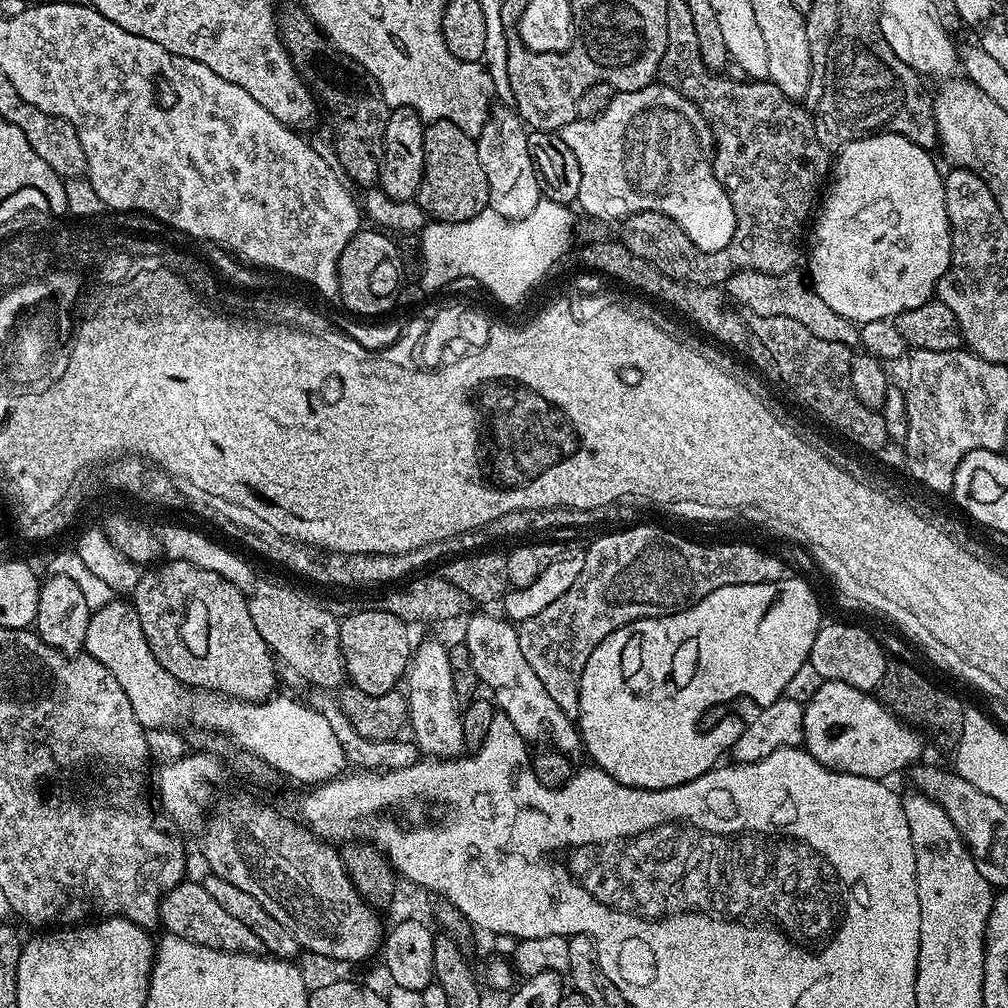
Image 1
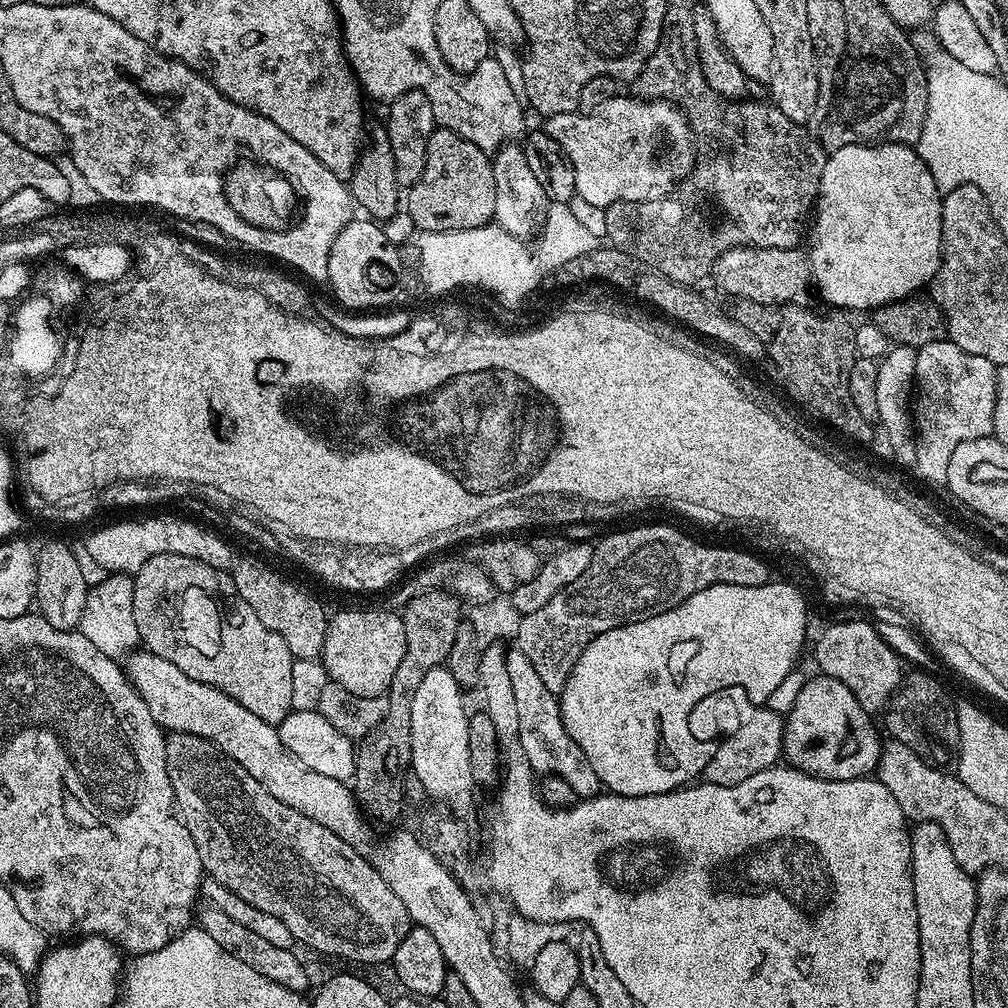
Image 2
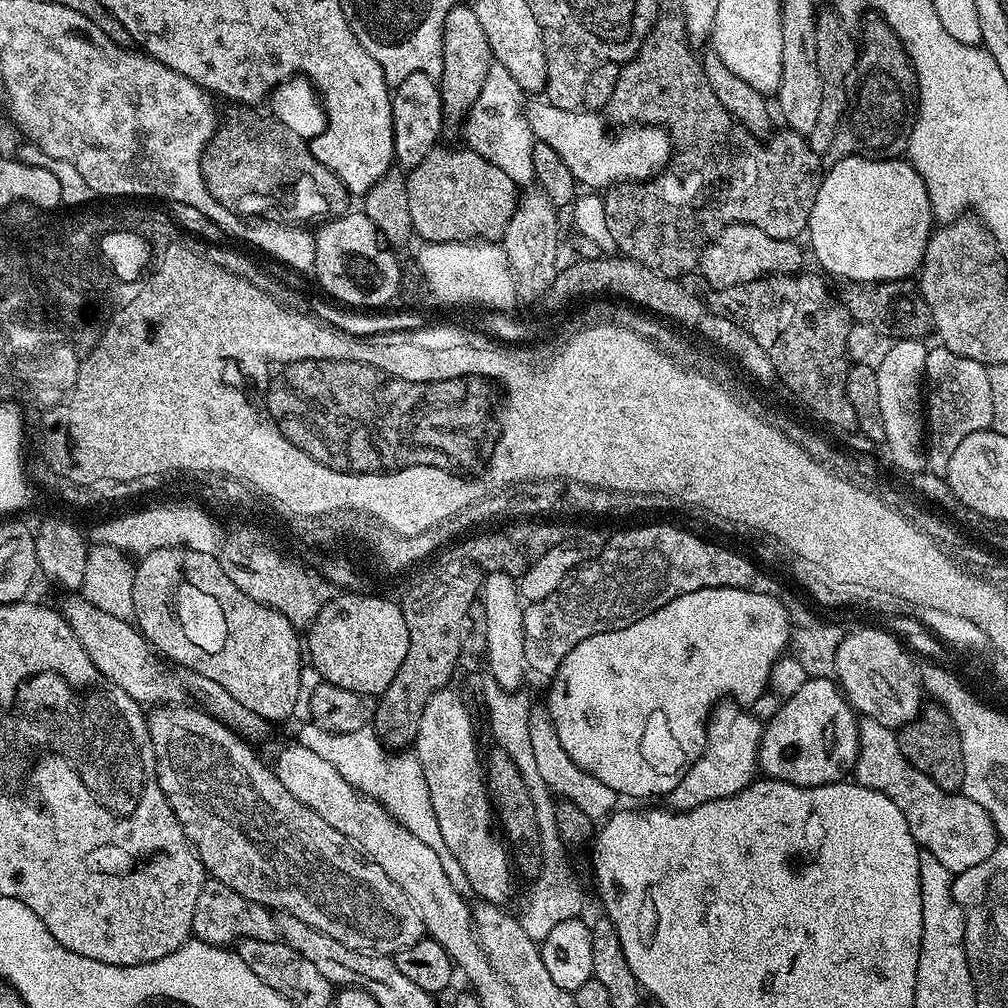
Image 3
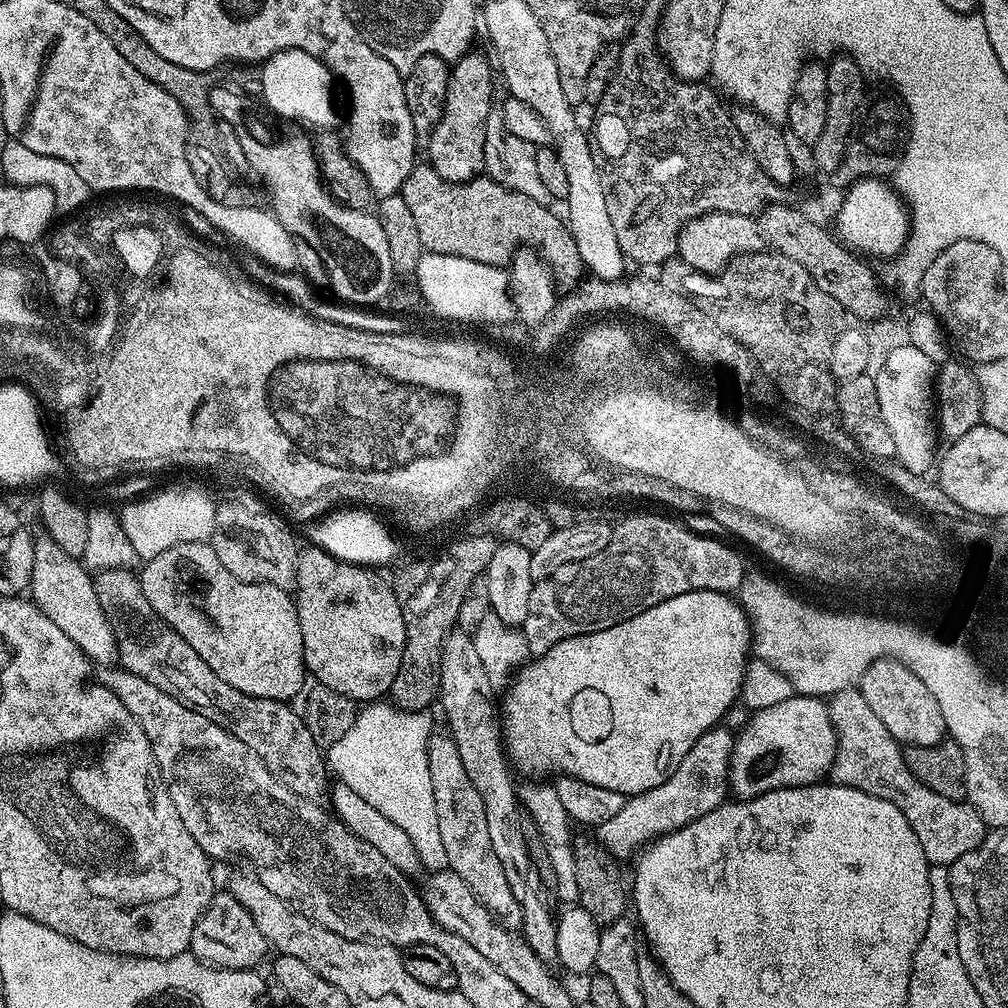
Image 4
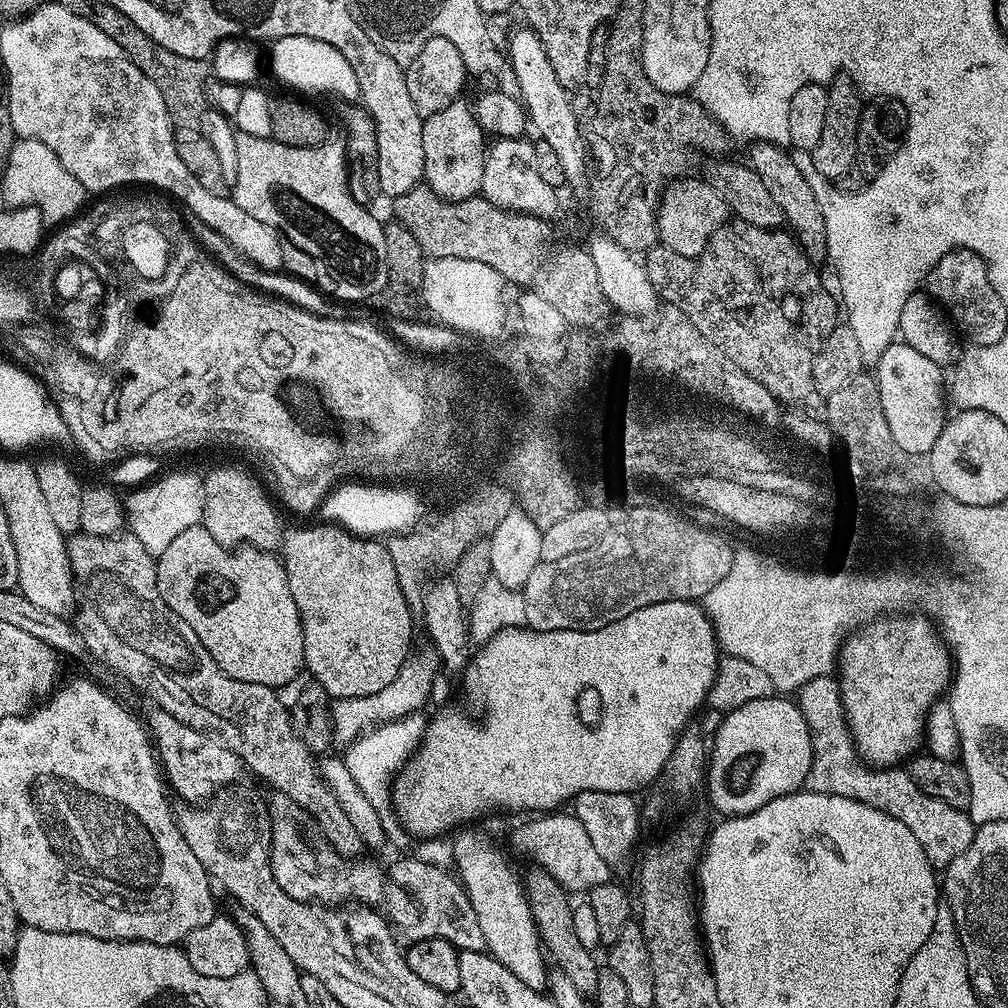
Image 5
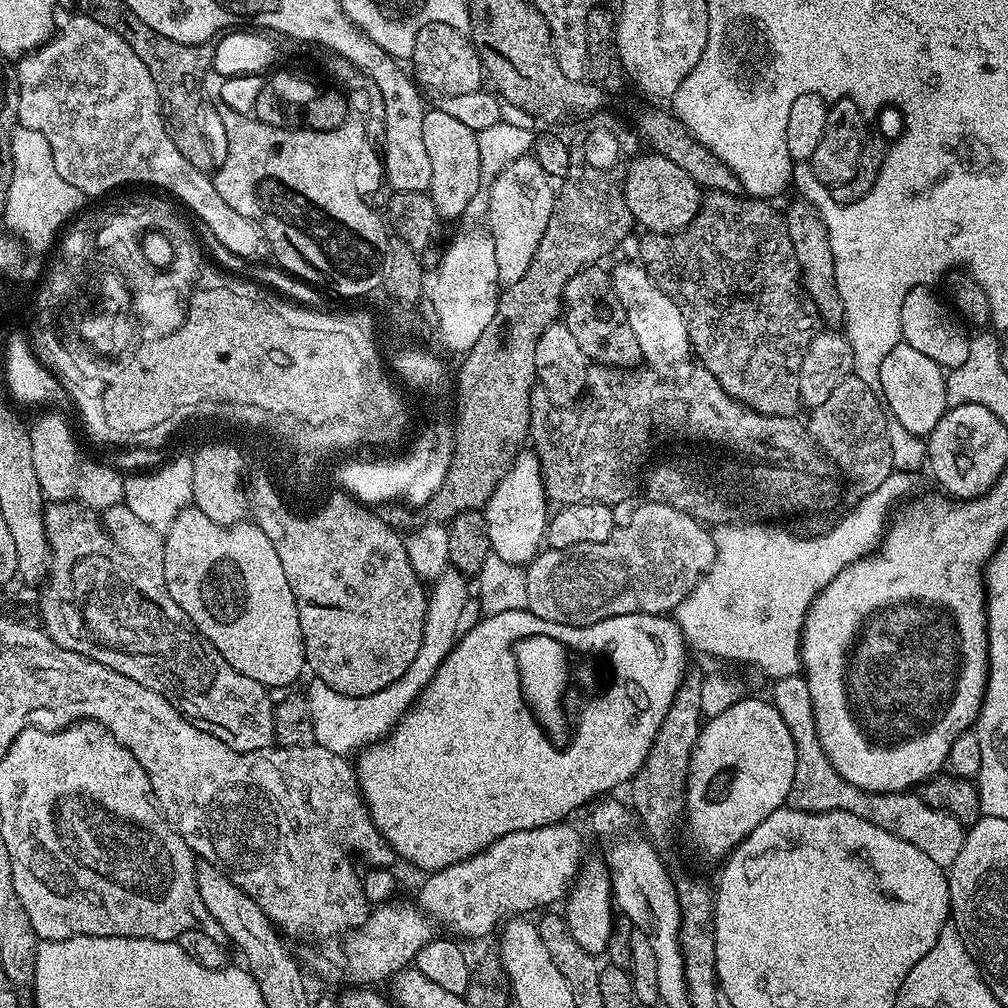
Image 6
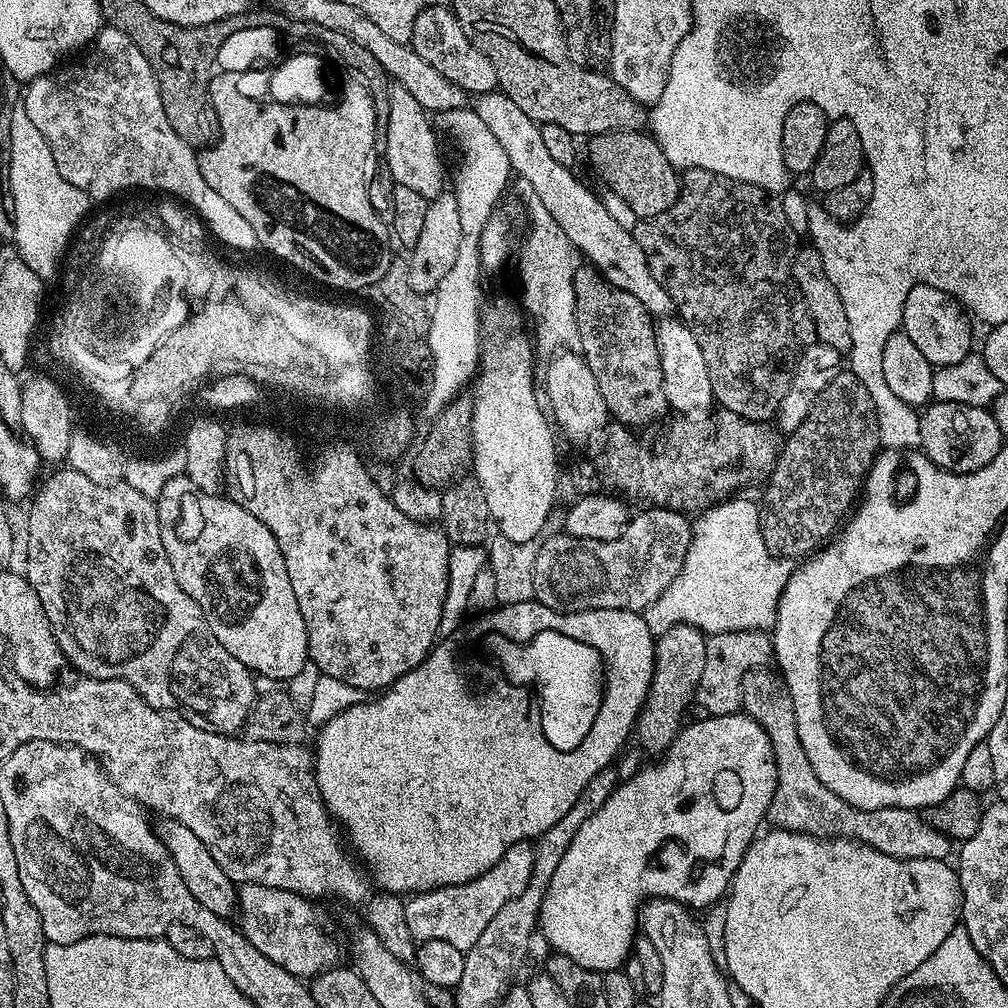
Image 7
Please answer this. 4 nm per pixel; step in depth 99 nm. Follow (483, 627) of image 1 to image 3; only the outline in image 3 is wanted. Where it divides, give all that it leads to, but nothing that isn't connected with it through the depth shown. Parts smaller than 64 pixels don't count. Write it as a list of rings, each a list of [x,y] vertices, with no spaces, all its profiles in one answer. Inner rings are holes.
[[[533,707],[529,711],[530,720],[530,746],[534,748],[534,759],[538,765],[538,774],[542,774],[542,782],[546,782],[548,789],[552,791],[553,797],[569,800],[582,810],[594,822],[603,821],[612,815],[618,808],[618,797],[606,782],[598,782],[594,774],[582,770],[566,750],[562,750],[562,742],[558,742],[558,732],[551,718],[548,717],[547,711],[543,707]]]

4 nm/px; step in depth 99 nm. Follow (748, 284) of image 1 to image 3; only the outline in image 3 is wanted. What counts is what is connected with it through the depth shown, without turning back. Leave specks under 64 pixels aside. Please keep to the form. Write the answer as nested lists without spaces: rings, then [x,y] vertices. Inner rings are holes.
[[[752,224],[726,226],[717,239],[719,244],[713,245],[704,256],[704,270],[708,273],[709,280],[716,285],[734,284],[773,269],[782,275],[793,275],[803,269],[800,267],[804,264],[804,252],[796,240],[770,238],[770,234],[758,230]]]

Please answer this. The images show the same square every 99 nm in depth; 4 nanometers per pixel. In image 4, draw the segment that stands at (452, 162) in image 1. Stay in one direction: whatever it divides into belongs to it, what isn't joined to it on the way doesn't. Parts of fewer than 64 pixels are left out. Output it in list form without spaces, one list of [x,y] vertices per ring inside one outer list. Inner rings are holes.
[[[420,162],[410,170],[398,194],[406,202],[415,224],[418,225],[418,238],[422,238],[425,252],[470,258],[474,262],[501,266],[500,264],[507,265],[511,261],[517,249],[527,246],[542,253],[544,261],[552,269],[553,281],[561,289],[571,290],[582,279],[582,273],[585,271],[584,263],[580,261],[578,246],[568,230],[567,223],[561,217],[559,220],[551,212],[548,204],[534,202],[534,198],[526,198],[526,194],[518,194],[518,190],[510,190],[494,182],[487,174],[478,175],[464,184],[455,184],[446,182],[446,178],[439,176],[431,164]]]

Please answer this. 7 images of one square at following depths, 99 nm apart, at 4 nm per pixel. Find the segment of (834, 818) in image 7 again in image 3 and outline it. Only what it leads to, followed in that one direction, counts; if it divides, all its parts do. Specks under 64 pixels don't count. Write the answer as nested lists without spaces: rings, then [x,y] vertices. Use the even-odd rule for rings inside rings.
[[[867,718],[861,719],[859,726],[860,754],[856,757],[855,783],[886,794],[886,798],[902,810],[902,818],[906,818],[906,826],[910,826],[910,834],[916,843],[923,851],[934,854],[948,872],[955,874],[970,870],[970,866],[978,866],[978,862],[986,862],[986,858],[994,854],[998,843],[990,814],[986,814],[978,802],[960,792],[947,792],[942,790],[942,786],[934,786],[922,770],[910,766],[893,729]]]

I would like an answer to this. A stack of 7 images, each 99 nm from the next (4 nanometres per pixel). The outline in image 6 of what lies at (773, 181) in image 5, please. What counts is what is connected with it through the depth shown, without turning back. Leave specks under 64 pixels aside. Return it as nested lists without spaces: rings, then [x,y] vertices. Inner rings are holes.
[[[796,200],[784,212],[784,221],[790,230],[790,243],[794,245],[794,258],[800,267],[800,282],[814,302],[821,321],[829,329],[836,330],[844,323],[844,303],[838,294],[834,278],[834,254],[826,230],[826,222],[820,217],[817,205]]]

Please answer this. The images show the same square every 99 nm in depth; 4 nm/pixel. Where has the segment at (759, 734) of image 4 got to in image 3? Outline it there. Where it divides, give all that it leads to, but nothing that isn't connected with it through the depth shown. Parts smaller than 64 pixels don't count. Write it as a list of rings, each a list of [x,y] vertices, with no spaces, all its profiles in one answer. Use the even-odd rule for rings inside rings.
[[[827,676],[808,678],[800,690],[785,699],[781,708],[764,724],[758,750],[759,771],[769,780],[790,782],[794,786],[813,788],[823,784],[838,784],[853,771],[860,754],[860,726],[857,713],[841,692],[839,683]]]

